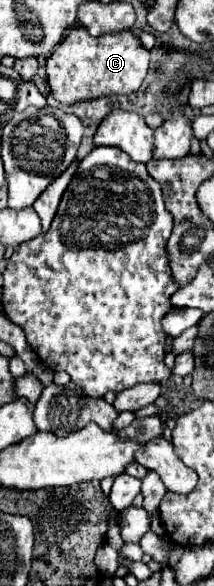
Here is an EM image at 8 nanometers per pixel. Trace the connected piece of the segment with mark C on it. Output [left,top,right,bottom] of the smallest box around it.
[46,26,150,104]

